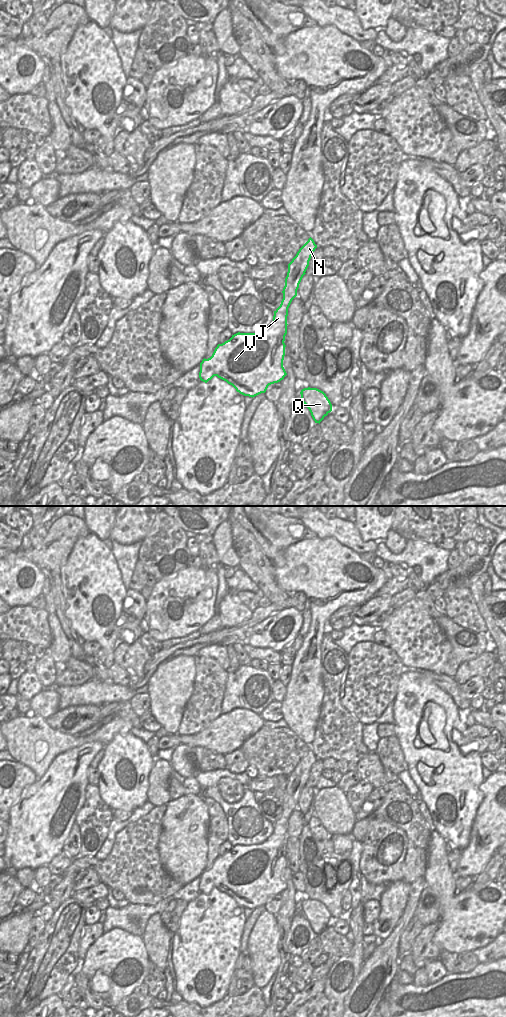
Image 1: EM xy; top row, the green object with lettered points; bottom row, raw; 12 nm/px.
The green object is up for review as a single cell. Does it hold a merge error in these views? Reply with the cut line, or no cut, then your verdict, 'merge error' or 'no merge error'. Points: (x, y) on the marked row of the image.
cut none; no merge error

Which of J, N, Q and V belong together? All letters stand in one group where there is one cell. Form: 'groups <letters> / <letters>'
groups J N Q V

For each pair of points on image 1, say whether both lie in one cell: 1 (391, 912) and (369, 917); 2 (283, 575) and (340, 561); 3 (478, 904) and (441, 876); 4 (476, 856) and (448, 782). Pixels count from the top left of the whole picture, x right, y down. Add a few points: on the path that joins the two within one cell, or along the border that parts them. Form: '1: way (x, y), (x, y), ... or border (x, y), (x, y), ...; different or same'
1: border (379, 900), (380, 913), (371, 923); different
2: way (297, 561), (326, 560); same
3: way (466, 896), (452, 898), (446, 888); same
4: border (475, 815), (472, 821), (469, 843), (461, 851); different

